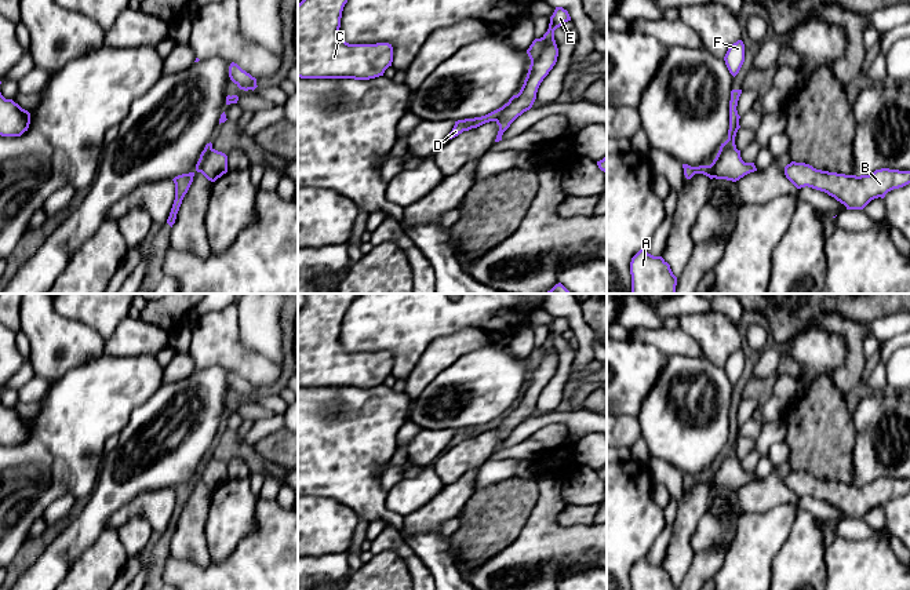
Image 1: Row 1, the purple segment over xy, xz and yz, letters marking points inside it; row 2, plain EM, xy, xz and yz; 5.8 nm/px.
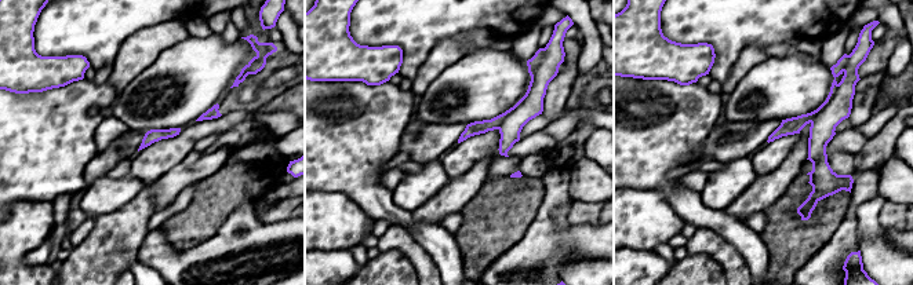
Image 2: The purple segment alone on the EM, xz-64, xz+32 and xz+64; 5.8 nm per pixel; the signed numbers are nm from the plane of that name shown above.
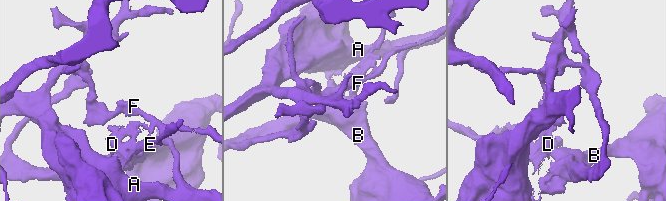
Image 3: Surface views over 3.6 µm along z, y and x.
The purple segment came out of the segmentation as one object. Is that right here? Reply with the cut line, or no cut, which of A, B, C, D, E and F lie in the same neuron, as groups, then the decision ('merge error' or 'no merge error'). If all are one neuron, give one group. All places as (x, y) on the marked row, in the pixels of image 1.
xz (516, 95), (495, 120) | A C D F / B E | merge error

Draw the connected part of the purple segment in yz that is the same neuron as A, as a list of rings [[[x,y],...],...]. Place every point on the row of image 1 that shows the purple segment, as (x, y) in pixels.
[[[640,250],[630,262],[631,294],[676,294],[677,277],[662,256]]]

